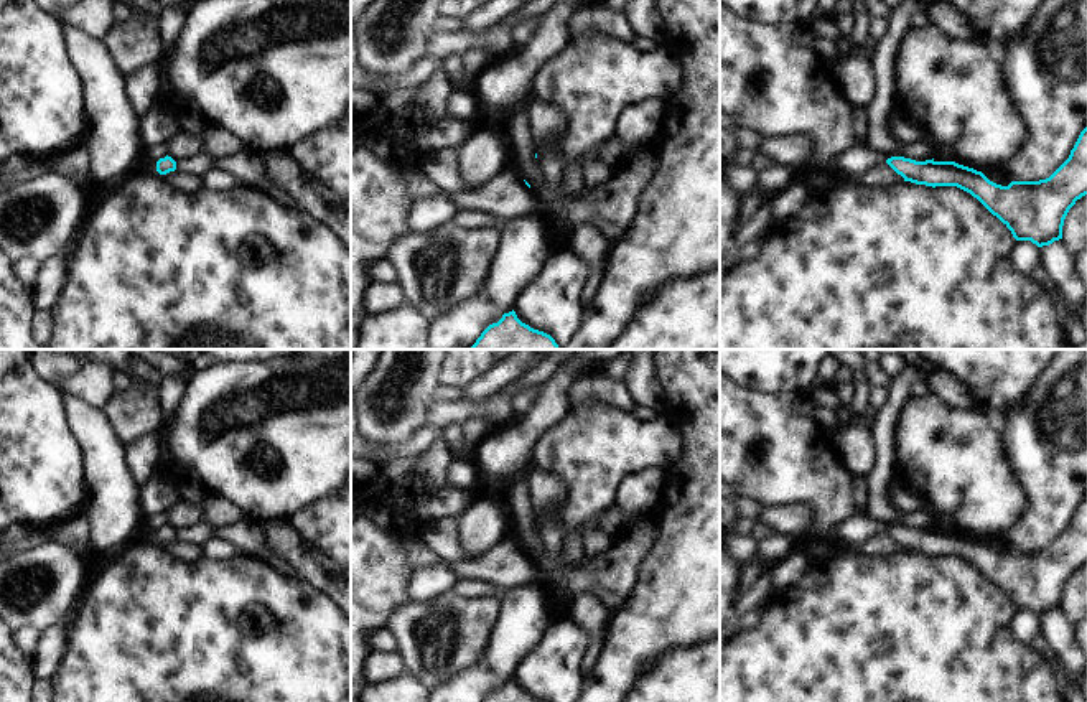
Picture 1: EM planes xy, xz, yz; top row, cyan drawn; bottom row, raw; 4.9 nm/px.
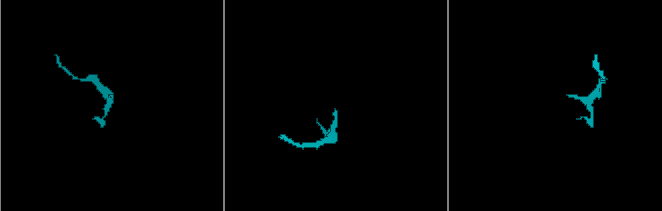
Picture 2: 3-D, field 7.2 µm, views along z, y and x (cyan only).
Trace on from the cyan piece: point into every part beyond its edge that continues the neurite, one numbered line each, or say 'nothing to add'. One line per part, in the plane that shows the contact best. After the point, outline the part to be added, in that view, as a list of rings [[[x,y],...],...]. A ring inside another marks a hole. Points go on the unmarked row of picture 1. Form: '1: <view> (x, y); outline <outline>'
nothing to add

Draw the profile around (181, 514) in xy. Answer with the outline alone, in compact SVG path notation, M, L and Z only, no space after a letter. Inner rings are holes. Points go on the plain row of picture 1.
M180 496L166 512L168 526L175 531L183 527L193 527L203 521L203 506L201 504L188 504Z

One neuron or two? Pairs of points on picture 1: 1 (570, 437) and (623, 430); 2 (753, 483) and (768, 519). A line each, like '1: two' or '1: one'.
1: one
2: two

